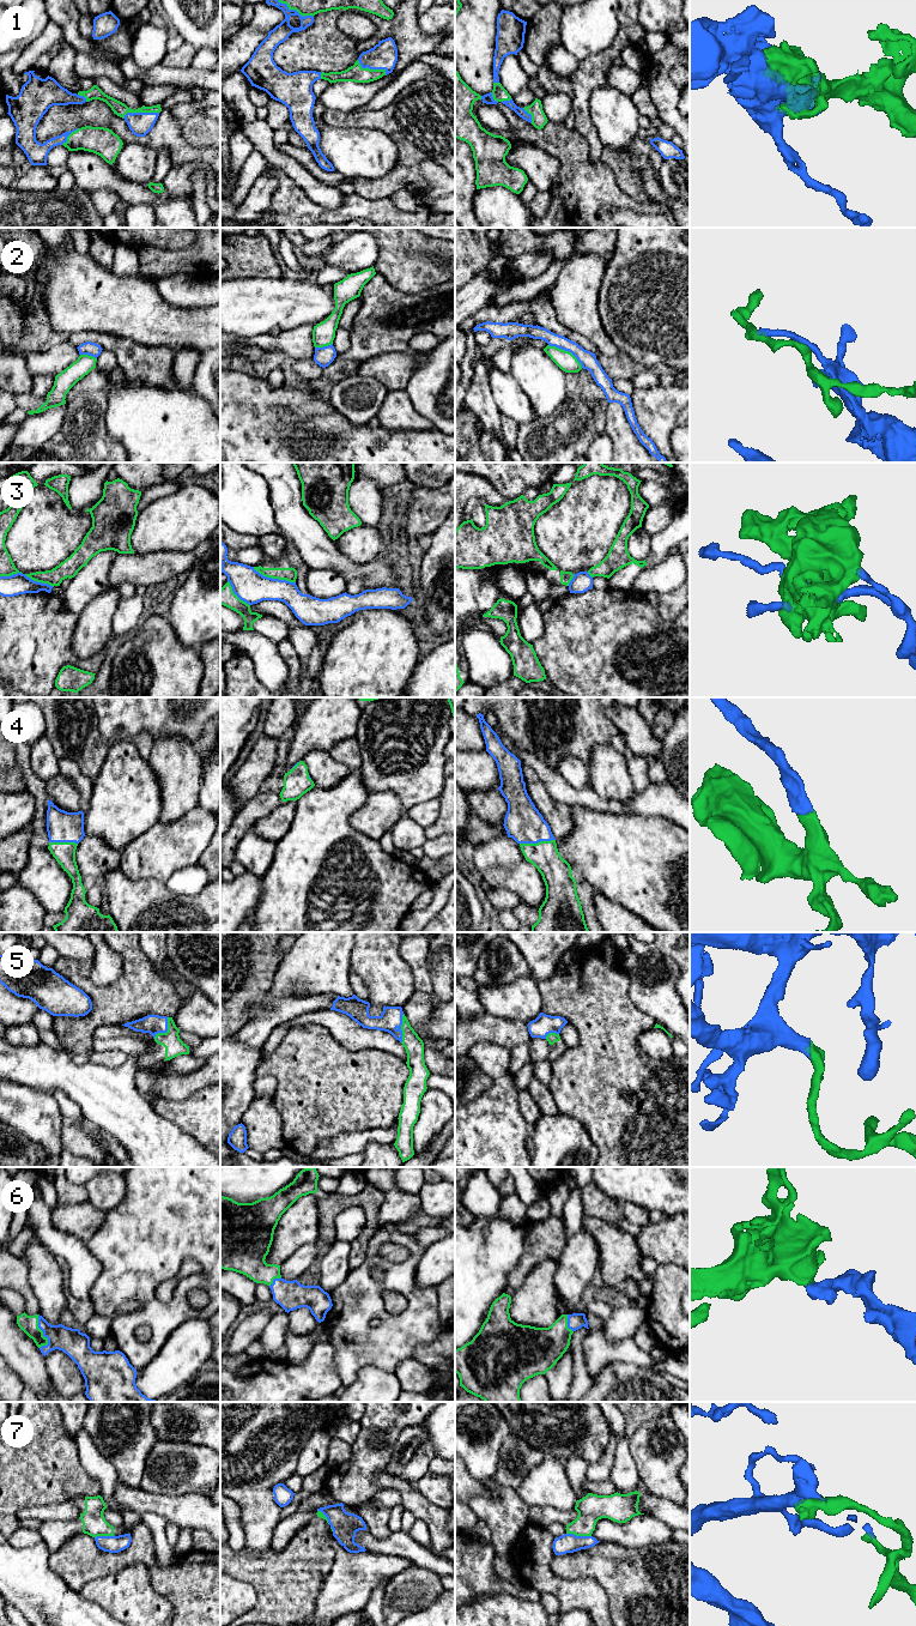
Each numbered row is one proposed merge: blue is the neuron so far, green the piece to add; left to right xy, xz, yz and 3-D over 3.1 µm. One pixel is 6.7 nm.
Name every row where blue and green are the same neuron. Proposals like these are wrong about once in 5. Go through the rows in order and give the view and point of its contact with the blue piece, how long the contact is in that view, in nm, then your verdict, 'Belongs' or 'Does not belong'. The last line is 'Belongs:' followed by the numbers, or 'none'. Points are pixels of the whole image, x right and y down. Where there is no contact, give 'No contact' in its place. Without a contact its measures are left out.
1: Touches blue at xy (140, 113). Shared border 260 nm. Belongs
2: Touches blue at yz (566, 350). Shared border 280 nm. Does not belong
3: Touches blue at xz (274, 579). Shared border 300 nm. Does not belong
4: Touches blue at yz (537, 842). Shared border 240 nm. Belongs
5: Touches blue at xy (167, 1031). Shared border 170 nm. Belongs
6: Touches blue at xy (43, 1333). Shared border 240 nm. Belongs
7: Touches blue at yz (578, 1536). Shared border 170 nm. Does not belong
Belongs: 1, 4, 5, 6

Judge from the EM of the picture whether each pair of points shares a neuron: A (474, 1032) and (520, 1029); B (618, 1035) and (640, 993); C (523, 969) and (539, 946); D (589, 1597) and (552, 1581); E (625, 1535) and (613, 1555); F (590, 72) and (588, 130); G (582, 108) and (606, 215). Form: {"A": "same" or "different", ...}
{"A": "same", "B": "different", "C": "different", "D": "same", "E": "different", "F": "same", "G": "different"}

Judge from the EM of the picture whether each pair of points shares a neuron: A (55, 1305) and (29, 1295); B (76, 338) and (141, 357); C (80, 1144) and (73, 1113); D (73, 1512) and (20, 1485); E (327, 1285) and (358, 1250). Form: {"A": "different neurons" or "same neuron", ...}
{"A": "different neurons", "B": "same neuron", "C": "same neuron", "D": "different neurons", "E": "different neurons"}

